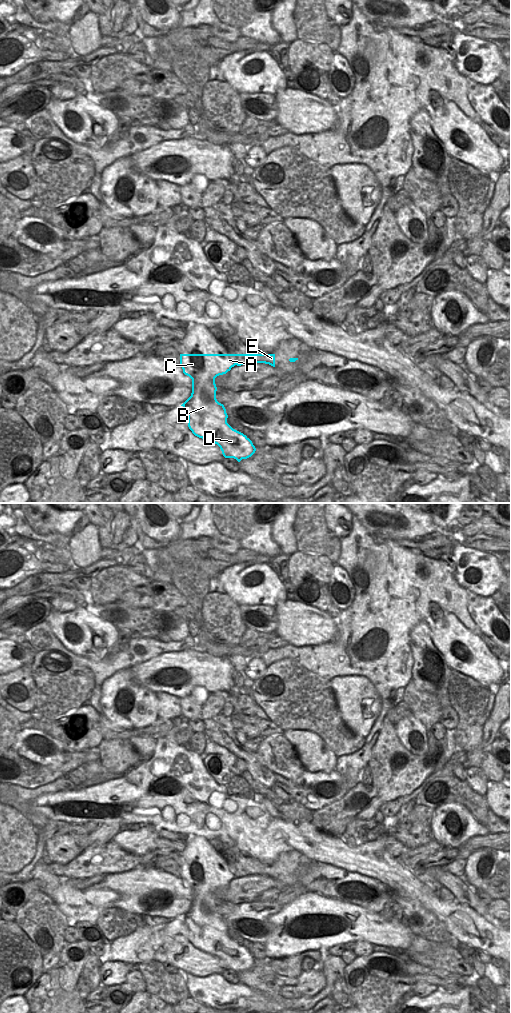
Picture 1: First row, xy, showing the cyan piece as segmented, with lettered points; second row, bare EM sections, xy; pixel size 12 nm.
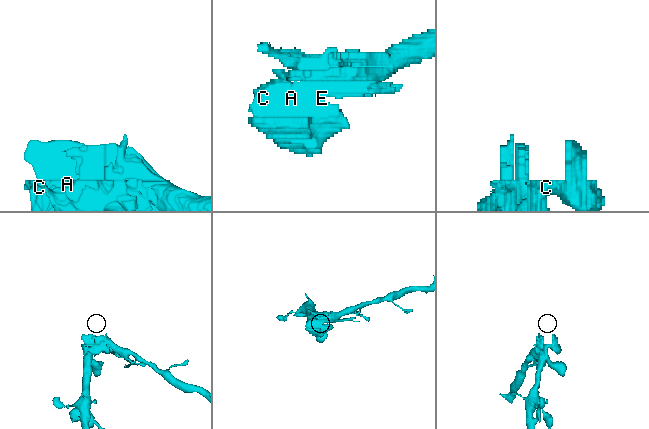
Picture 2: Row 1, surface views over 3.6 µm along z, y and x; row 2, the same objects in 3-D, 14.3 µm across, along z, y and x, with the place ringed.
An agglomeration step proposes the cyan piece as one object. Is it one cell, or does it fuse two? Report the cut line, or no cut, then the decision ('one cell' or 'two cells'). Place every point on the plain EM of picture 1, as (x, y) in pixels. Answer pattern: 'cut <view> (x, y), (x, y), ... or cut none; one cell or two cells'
cut xy (234, 866), (234, 874), (236, 876); two cells

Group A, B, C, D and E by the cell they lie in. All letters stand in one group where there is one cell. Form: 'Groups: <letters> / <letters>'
Groups: A B C D / E

